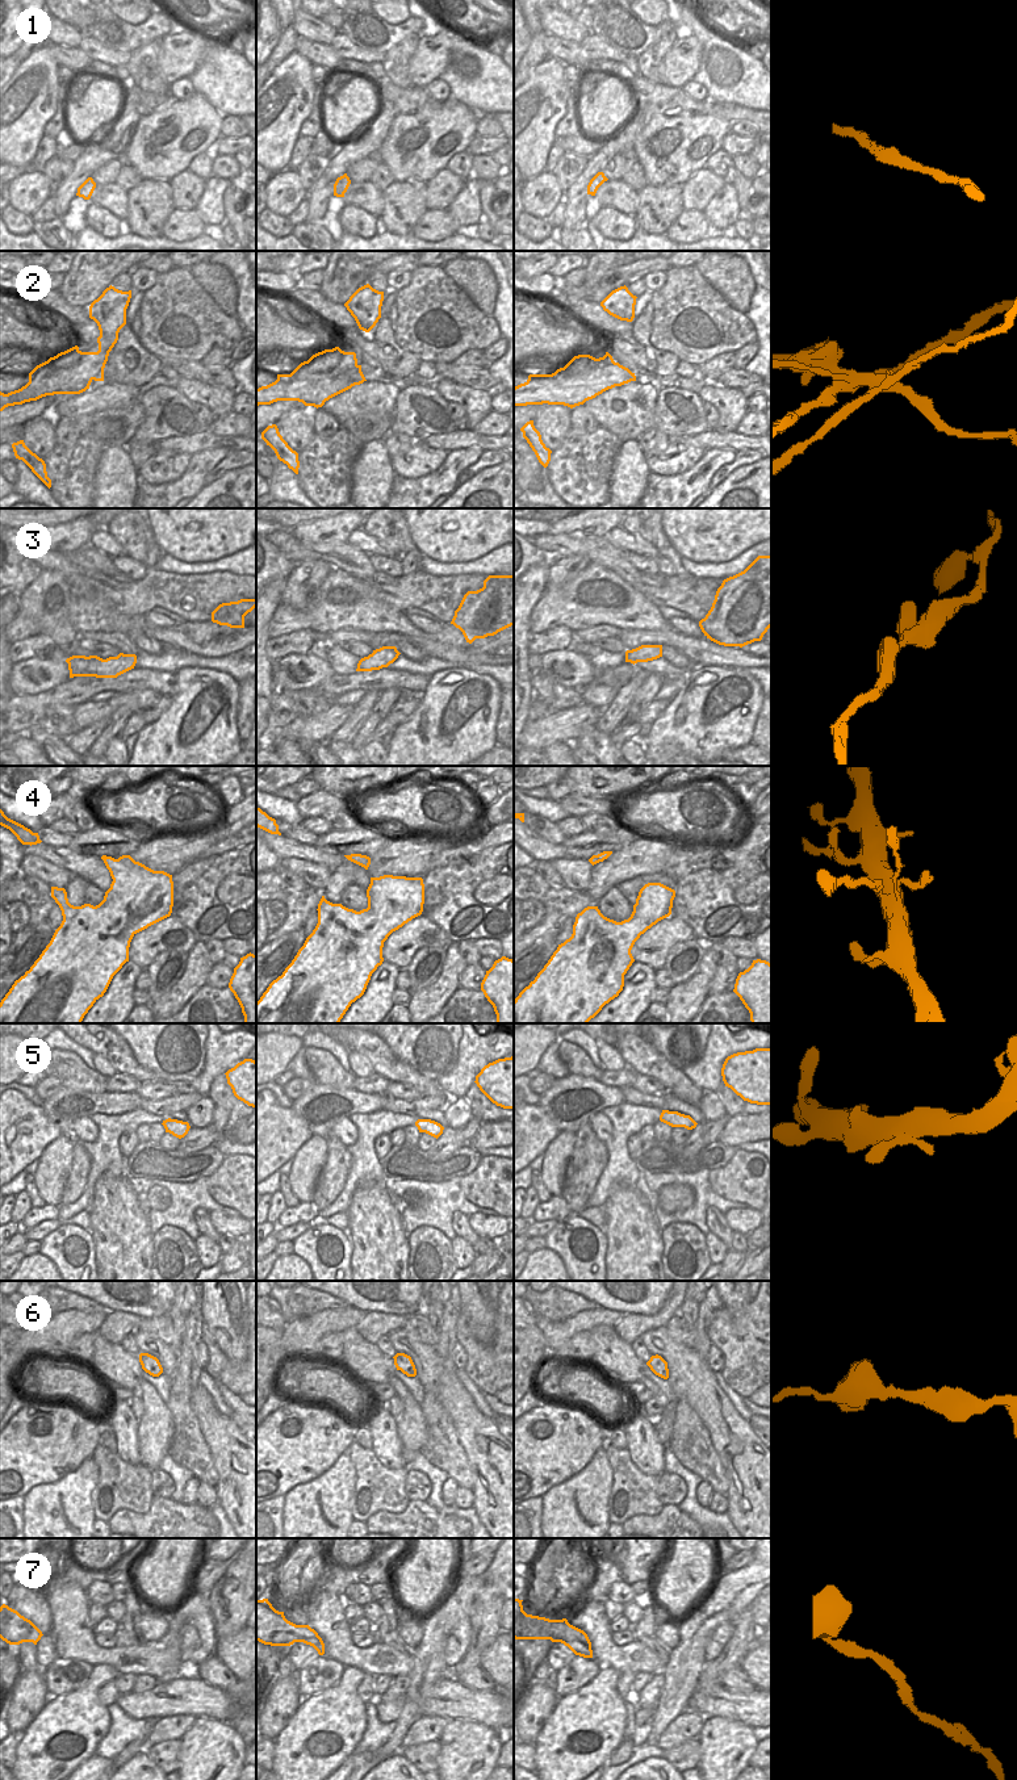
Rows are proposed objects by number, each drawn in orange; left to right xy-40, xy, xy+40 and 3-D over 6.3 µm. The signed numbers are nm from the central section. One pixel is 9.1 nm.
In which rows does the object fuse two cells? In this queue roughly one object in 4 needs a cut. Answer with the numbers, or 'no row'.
2

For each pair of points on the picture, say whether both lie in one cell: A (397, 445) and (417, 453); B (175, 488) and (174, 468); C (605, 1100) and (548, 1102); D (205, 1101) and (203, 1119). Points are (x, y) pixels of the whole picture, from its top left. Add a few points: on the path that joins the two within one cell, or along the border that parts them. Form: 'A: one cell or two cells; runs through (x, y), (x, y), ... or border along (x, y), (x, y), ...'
A: two cells; border along (414, 440), (405, 452), (398, 452), (390, 457)
B: two cells; border along (191, 456), (178, 478), (143, 481)
C: one cell; runs through (590, 1097), (576, 1098), (568, 1105), (563, 1104)
D: one cell; runs through (205, 1105), (203, 1115)

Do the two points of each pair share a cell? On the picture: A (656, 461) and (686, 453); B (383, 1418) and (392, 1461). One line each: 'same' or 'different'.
A: same
B: same

